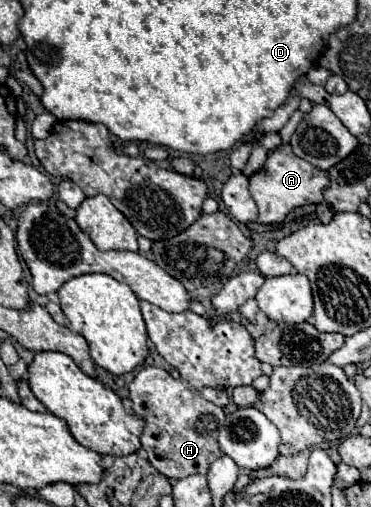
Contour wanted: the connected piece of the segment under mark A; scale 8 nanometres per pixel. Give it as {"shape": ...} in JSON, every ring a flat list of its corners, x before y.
{"shape":[[290,145,274,151,264,167,250,177,250,193,258,205,258,223,280,223,294,209,308,203,320,203,322,191,328,187,328,173,314,167,312,163,296,157]]}

